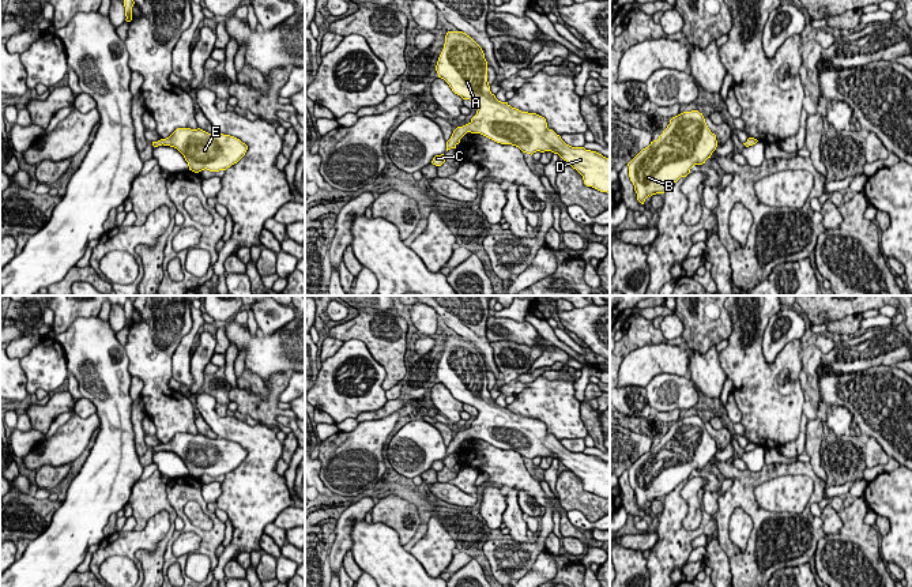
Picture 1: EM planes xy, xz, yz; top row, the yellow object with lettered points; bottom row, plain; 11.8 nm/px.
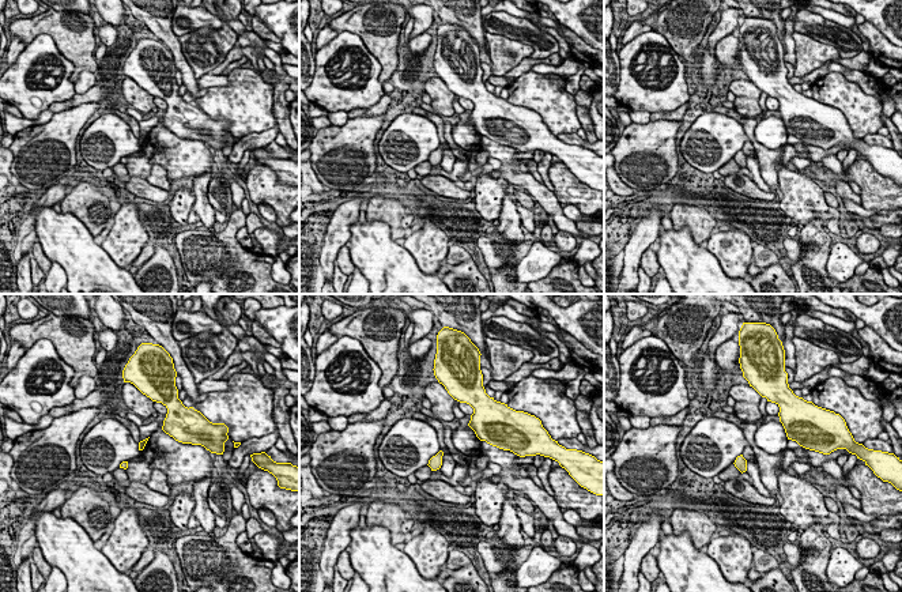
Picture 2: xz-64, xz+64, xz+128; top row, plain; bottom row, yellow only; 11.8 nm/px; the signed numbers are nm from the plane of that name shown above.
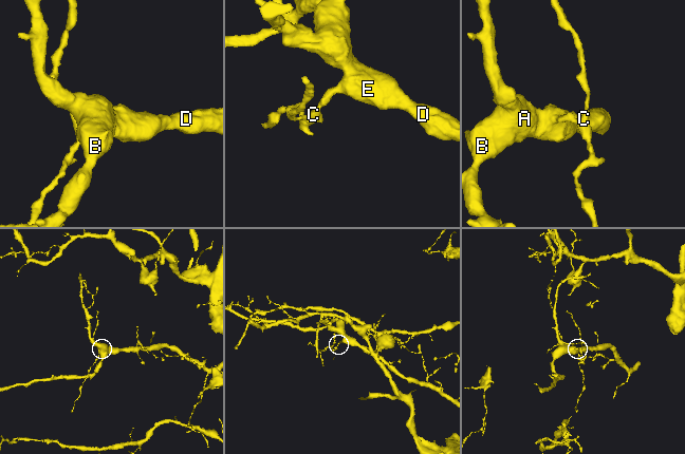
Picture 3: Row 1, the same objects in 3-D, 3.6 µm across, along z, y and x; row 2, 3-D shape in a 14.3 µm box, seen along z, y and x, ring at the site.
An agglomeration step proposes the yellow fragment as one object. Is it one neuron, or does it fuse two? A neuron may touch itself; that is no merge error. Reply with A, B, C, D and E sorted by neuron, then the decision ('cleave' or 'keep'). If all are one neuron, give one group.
A B C D E | keep

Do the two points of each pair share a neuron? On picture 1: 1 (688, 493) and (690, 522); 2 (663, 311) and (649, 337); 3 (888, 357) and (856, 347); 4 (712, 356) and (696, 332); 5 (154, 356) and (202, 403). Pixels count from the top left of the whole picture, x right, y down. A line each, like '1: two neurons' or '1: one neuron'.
1: one neuron
2: two neurons
3: one neuron
4: two neurons
5: two neurons

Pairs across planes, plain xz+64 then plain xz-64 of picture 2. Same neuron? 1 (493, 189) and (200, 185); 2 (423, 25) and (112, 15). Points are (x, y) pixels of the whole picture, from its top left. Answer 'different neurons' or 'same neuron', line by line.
1: different neurons
2: same neuron

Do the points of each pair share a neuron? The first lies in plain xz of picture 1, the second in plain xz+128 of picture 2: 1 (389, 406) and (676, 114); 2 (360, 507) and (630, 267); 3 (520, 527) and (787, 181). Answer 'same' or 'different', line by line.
1: same
2: same
3: different

